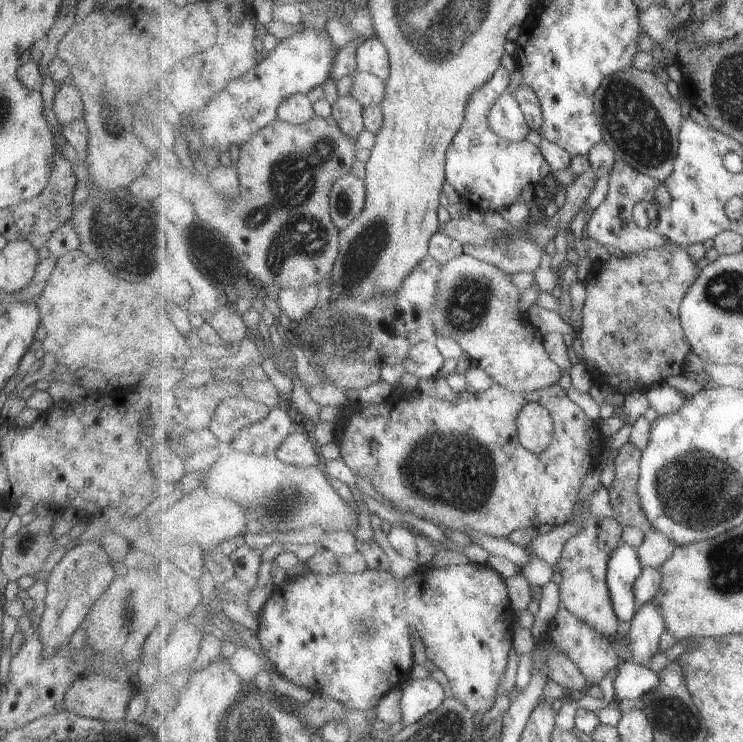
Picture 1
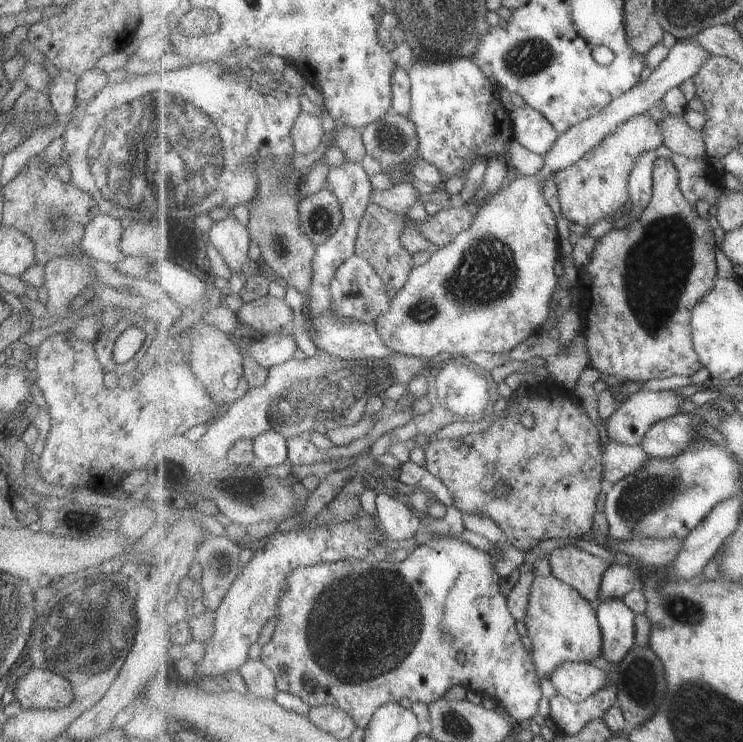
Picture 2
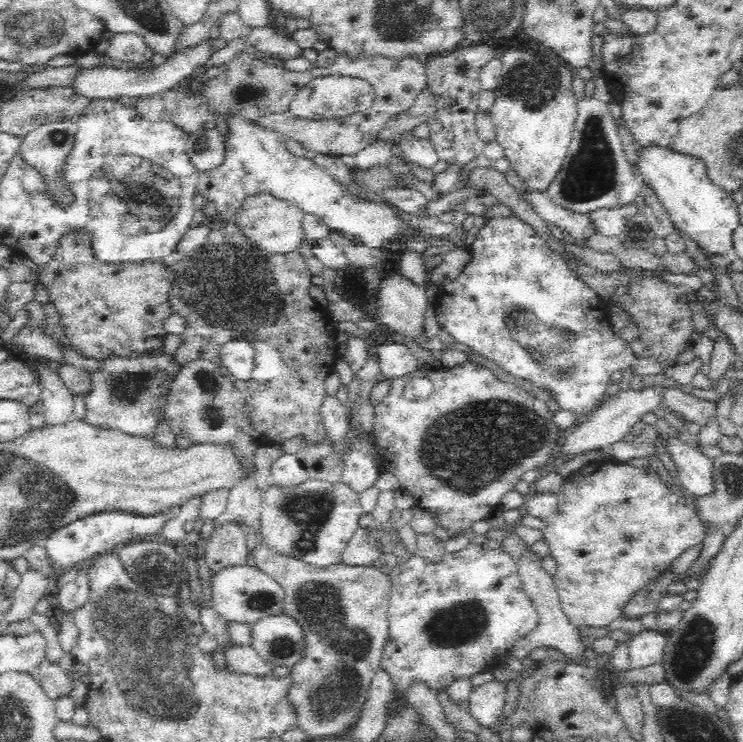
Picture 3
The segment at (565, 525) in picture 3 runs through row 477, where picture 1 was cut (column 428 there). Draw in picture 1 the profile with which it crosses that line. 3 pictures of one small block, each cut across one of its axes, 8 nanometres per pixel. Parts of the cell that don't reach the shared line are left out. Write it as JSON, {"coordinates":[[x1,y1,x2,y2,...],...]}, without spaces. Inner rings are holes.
{"coordinates":[[467,563,466,565,445,565,438,568,433,566,419,567,405,576,397,579,389,571,378,569,367,569,361,573,335,572,335,574,321,574,313,572,303,572,299,576,293,576,289,580,280,583,271,593,259,614,258,638,262,646,264,655,272,662,274,670,287,682,293,684,297,690,312,691,317,694,327,694,333,700,341,702,349,710,367,710,376,708,380,700,388,693,401,686,409,677,409,672,413,668,413,642,411,637,417,633,424,648,425,658,432,662,437,669,442,671,452,687,451,696,455,700,463,702,473,714,483,714,489,712,499,695,501,678,508,668,509,654,513,648,514,628,516,627,516,610,511,604,506,579,491,568,486,563]]}

